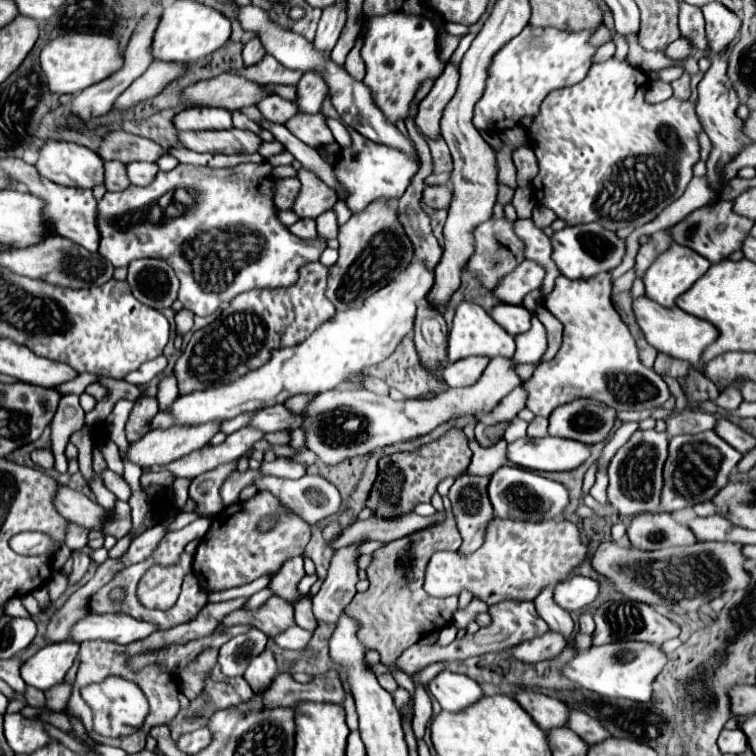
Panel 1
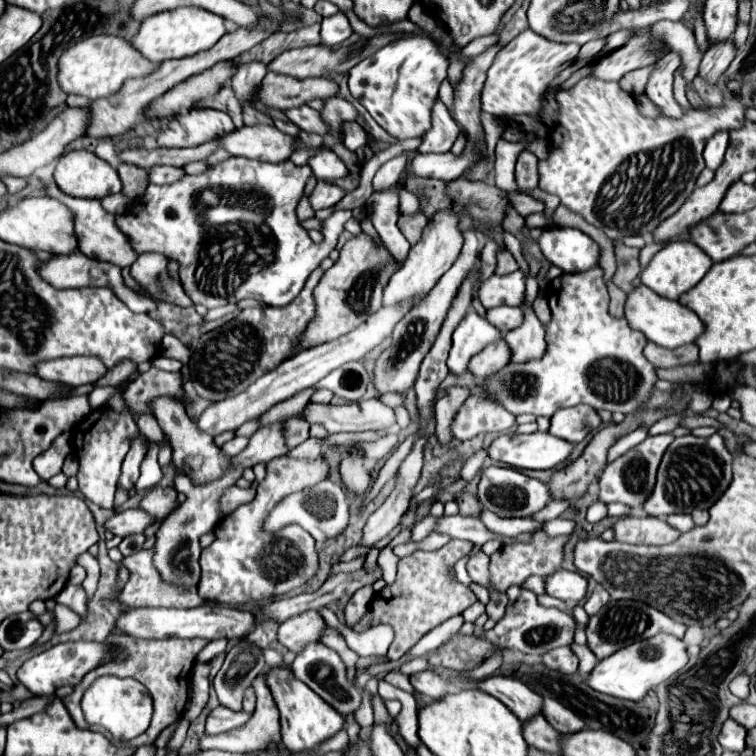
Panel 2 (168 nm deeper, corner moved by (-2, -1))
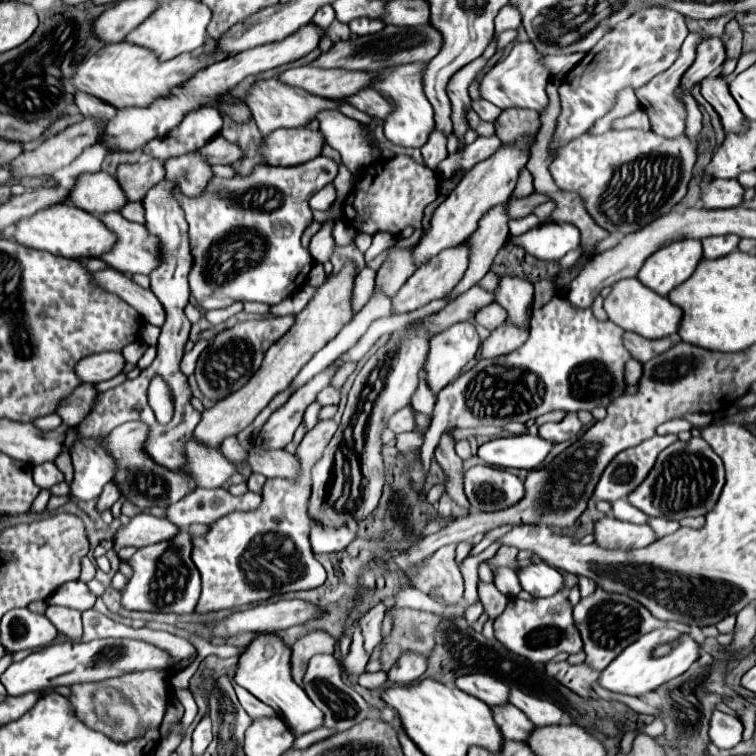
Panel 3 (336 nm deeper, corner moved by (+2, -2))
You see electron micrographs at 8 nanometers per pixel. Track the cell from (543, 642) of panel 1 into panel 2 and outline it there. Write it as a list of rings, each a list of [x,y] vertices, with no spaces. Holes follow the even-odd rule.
[[[556,647],[552,651],[546,651],[542,655],[542,663],[548,669],[560,671],[560,673],[576,673],[578,671],[578,659],[570,647]]]

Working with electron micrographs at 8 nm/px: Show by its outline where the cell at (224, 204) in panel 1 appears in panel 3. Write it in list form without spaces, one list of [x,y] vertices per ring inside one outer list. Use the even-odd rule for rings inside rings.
[[[318,156],[306,164],[280,168],[260,164],[250,176],[238,178],[212,178],[208,190],[200,198],[188,198],[178,194],[180,206],[190,226],[190,248],[192,248],[192,270],[190,290],[202,310],[228,308],[232,302],[266,302],[280,304],[292,292],[306,284],[308,272],[312,270],[312,256],[302,248],[300,236],[312,224],[312,210],[308,200],[338,174],[338,164],[326,156]]]

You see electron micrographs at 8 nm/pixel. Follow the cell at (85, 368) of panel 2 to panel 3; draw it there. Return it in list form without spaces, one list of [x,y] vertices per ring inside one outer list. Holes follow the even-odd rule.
[[[100,352],[80,360],[80,364],[76,366],[76,372],[84,382],[98,384],[122,374],[124,366],[126,362],[122,352]]]

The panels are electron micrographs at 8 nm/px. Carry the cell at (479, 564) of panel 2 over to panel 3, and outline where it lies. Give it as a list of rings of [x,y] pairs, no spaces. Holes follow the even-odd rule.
[[[492,582],[490,584],[478,584],[478,596],[480,596],[484,612],[488,614],[490,620],[496,620],[508,604],[508,598],[502,592],[498,592],[498,588]]]

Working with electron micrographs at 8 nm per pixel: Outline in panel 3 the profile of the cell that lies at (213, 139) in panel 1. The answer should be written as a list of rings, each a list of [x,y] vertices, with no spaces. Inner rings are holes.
[[[280,128],[264,138],[262,154],[272,166],[298,166],[320,156],[326,138],[320,130]]]

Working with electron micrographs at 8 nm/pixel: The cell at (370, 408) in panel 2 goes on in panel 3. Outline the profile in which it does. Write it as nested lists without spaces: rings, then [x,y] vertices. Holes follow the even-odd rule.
[[[406,406],[400,412],[396,412],[396,416],[392,416],[392,420],[388,422],[388,428],[396,434],[400,432],[412,432],[416,428],[416,420],[414,420],[414,408]]]

